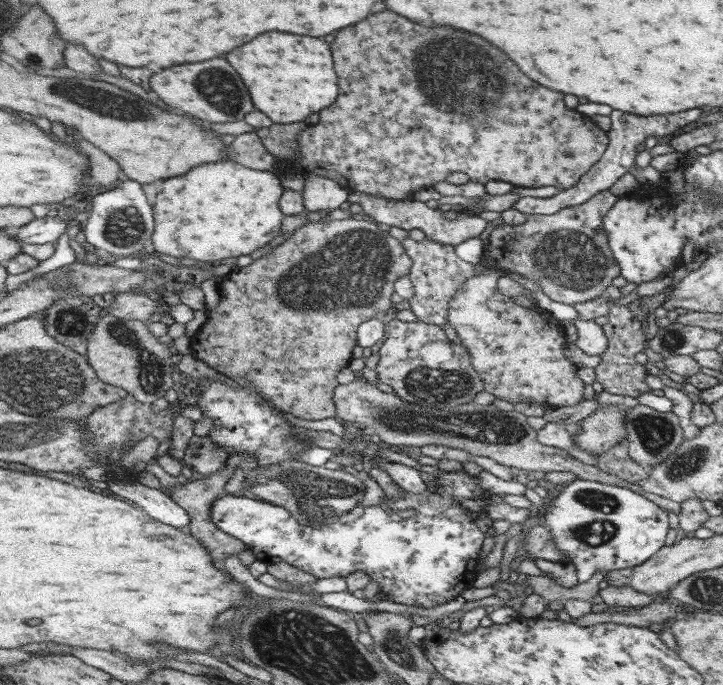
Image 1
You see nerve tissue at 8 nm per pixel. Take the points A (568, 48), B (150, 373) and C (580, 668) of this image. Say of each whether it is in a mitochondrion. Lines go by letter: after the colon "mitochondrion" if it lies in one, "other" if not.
A: other
B: mitochondrion
C: other

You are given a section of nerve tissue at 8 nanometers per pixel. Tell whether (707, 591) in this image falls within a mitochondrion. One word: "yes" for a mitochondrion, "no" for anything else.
yes

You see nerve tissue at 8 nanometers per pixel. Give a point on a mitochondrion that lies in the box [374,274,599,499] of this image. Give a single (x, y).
(442, 385)

